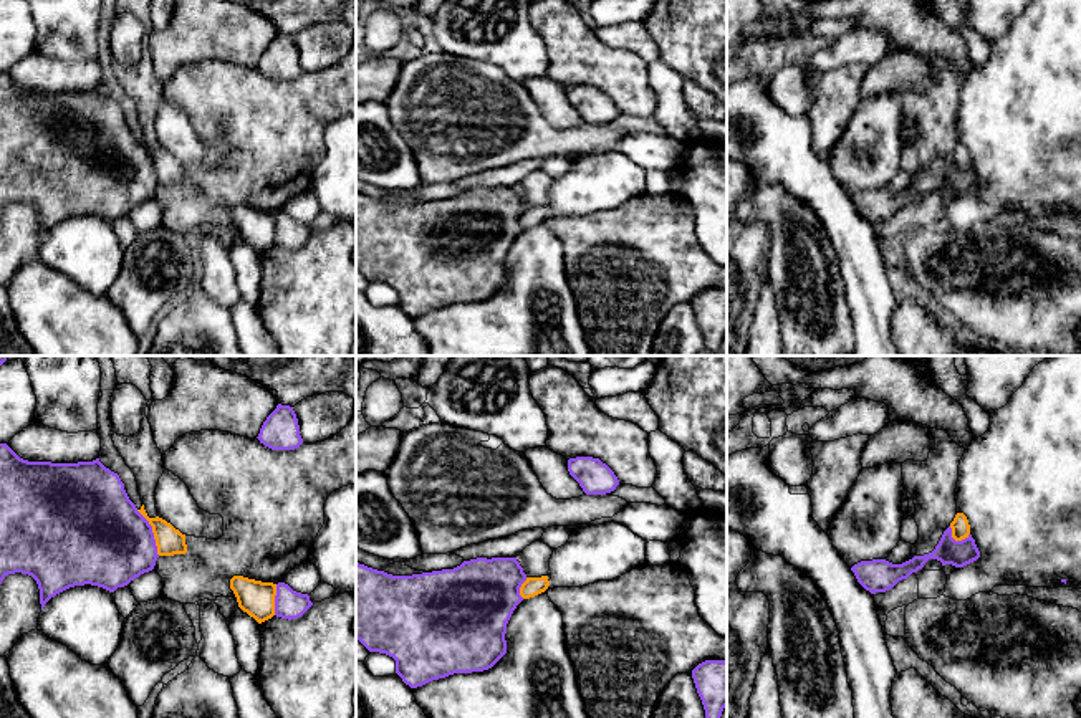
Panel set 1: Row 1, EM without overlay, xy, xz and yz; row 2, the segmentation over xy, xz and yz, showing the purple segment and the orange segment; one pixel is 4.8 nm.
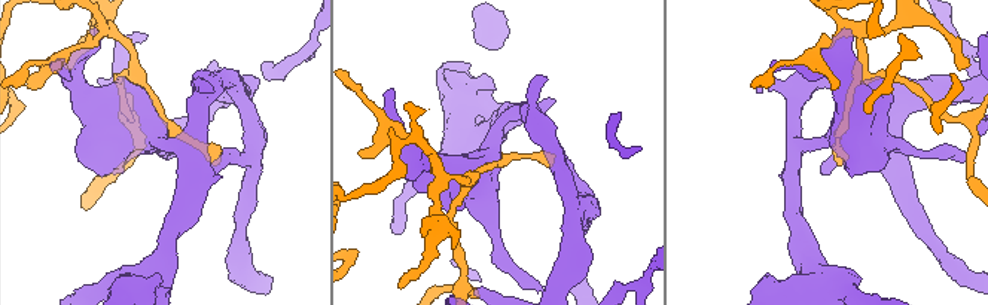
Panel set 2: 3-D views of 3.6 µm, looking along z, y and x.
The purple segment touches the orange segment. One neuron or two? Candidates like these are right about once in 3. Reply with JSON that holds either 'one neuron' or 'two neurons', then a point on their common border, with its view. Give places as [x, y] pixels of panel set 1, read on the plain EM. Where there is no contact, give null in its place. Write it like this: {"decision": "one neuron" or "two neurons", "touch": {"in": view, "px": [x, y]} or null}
{"decision": "two neurons", "touch": {"in": "xy", "px": [153, 162]}}

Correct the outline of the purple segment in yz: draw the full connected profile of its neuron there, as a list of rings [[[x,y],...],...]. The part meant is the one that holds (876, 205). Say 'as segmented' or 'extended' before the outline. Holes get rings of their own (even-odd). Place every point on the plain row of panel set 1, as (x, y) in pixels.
as segmented | [[[949,156],[935,179],[924,185],[914,185],[902,194],[892,194],[886,189],[861,190],[851,197],[858,212],[871,223],[886,222],[892,218],[899,210],[907,208],[912,202],[924,197],[929,189],[937,189],[955,197],[963,197],[980,187],[980,180],[972,164],[962,170],[952,167],[952,157]]]

